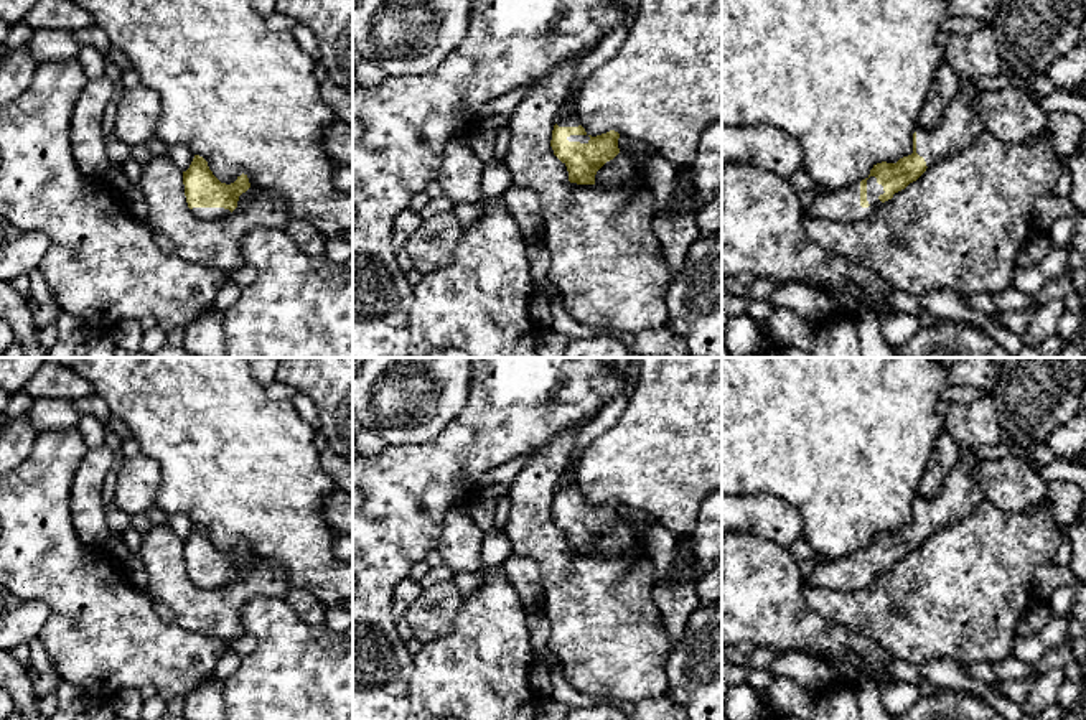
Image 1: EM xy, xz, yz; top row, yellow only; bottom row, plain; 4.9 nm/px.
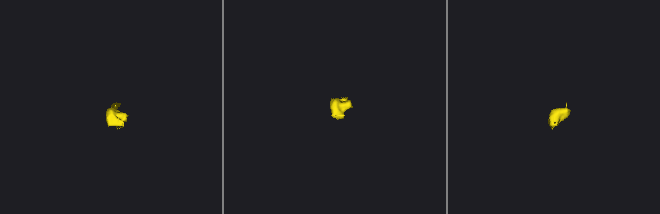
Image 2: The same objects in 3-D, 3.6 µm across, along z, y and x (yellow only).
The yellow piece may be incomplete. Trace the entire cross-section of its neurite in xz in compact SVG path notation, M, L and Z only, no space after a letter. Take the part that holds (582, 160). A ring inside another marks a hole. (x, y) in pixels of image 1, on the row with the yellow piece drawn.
M573 112L555 122L550 147L567 166L570 183L616 186L638 175L634 160L620 152L618 138L615 130L588 135Z

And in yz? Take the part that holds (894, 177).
M961 79L953 101L939 112L934 124L920 127L913 133L913 153L896 163L877 163L860 183L837 191L816 194L803 213L839 222L872 217L873 209L892 199L895 193L916 181L938 160L967 148L984 130L974 102L985 91L971 79Z

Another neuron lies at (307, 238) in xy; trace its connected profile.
M292 217L283 227L297 247L310 255L323 255L328 237L311 222Z

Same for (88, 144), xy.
M102 74L87 81L71 117L71 150L82 175L102 180L110 160L102 135L102 115L107 102L115 97L114 82Z

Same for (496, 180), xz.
M491 160L483 173L483 196L489 199L503 198L511 186L513 180L504 163Z

